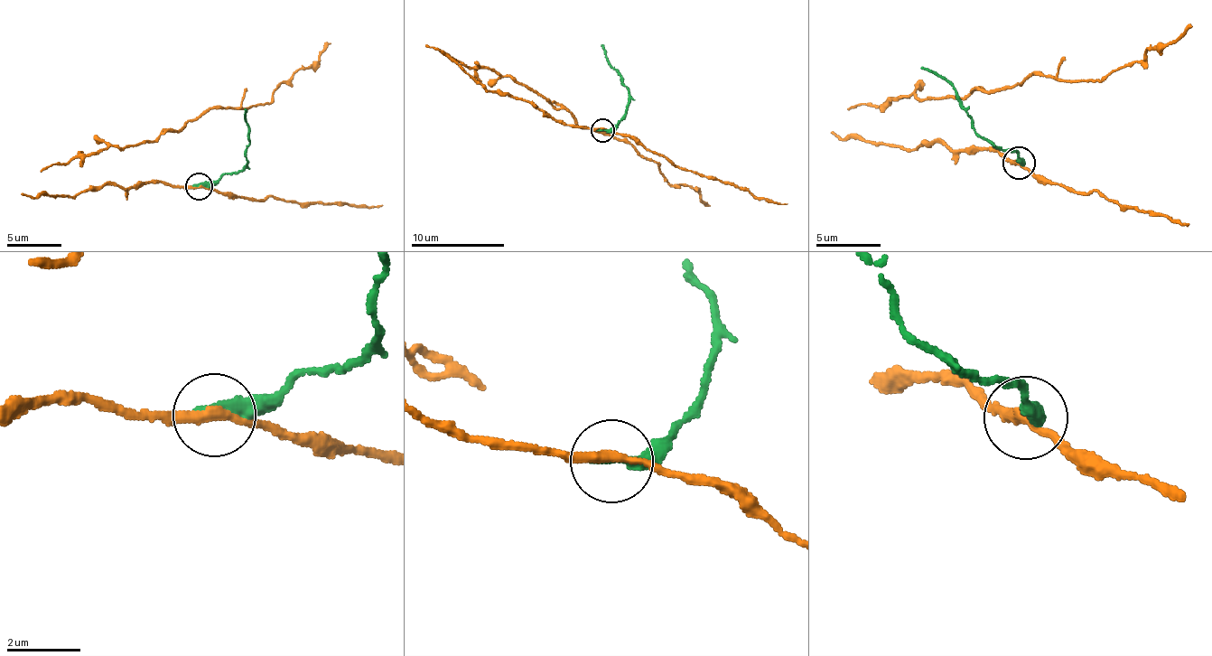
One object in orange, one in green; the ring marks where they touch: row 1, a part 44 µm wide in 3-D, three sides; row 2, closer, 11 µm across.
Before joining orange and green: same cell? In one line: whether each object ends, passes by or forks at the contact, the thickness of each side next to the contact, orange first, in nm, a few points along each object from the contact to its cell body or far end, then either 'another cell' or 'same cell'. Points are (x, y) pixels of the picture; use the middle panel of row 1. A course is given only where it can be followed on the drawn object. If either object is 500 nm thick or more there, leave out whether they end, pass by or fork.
orange passes by; green ends there; 240 nm thick on the orange side, 280 nm on the other; orange runs (603, 131), (486, 89), (439, 51), (626, 139), (709, 205); green runs (603, 131), (612, 130), (629, 96), (601, 44); another cell

